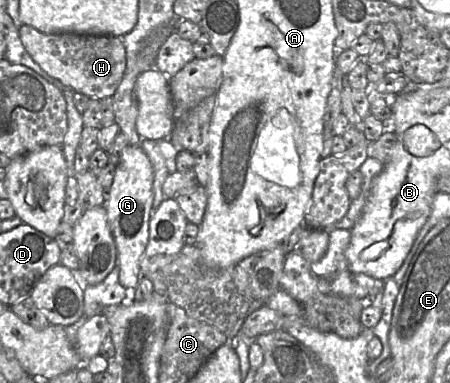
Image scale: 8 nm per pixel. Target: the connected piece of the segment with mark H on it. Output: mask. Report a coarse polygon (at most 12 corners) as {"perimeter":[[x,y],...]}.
{"perimeter":[[123,36],[19,38],[51,77],[113,97],[126,70]]}

